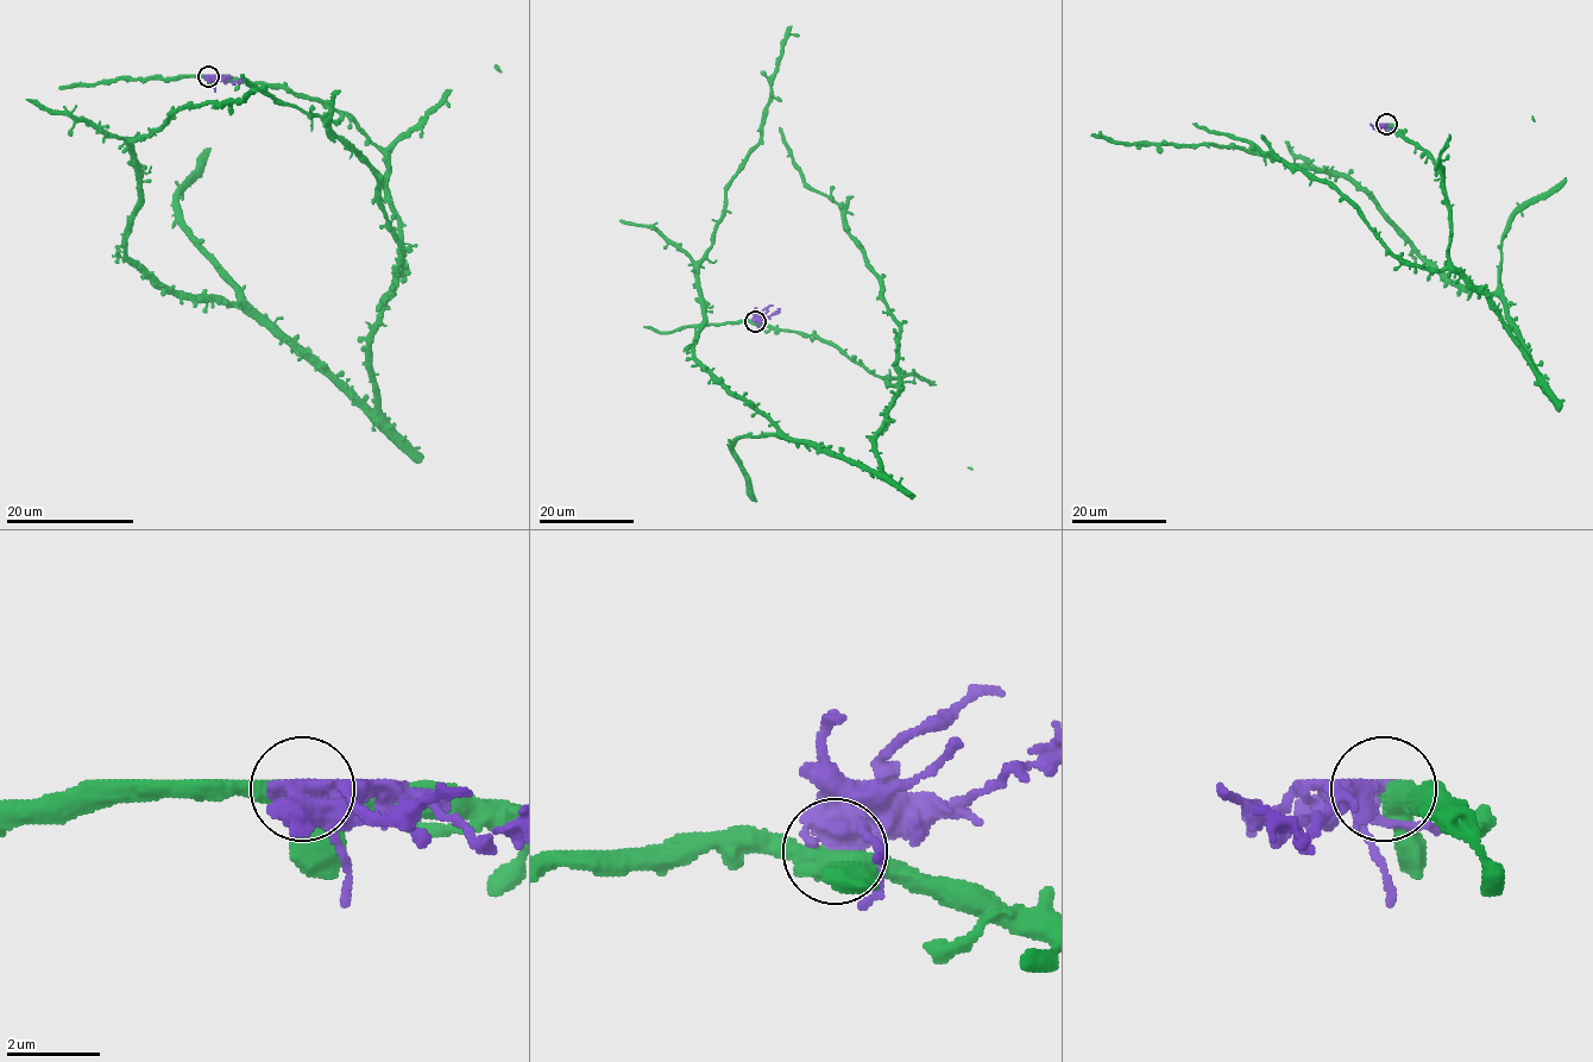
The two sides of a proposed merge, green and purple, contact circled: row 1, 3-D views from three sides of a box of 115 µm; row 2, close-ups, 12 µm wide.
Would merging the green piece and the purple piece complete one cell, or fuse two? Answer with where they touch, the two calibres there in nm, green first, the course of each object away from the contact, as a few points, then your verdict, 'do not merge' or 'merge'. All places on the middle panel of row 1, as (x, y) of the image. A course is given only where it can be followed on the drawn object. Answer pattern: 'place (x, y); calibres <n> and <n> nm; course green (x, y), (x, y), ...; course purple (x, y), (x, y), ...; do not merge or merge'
place (755, 321); calibres 400 and 480 nm; course green (756, 321), (896, 383), (877, 471), (789, 440), (694, 357), (699, 262), (798, 36); course purple (756, 321), (780, 308); do not merge

